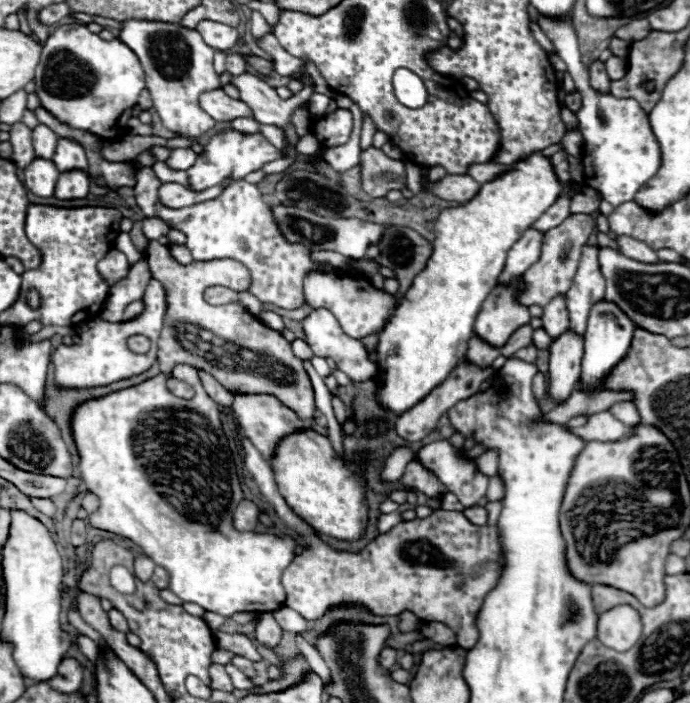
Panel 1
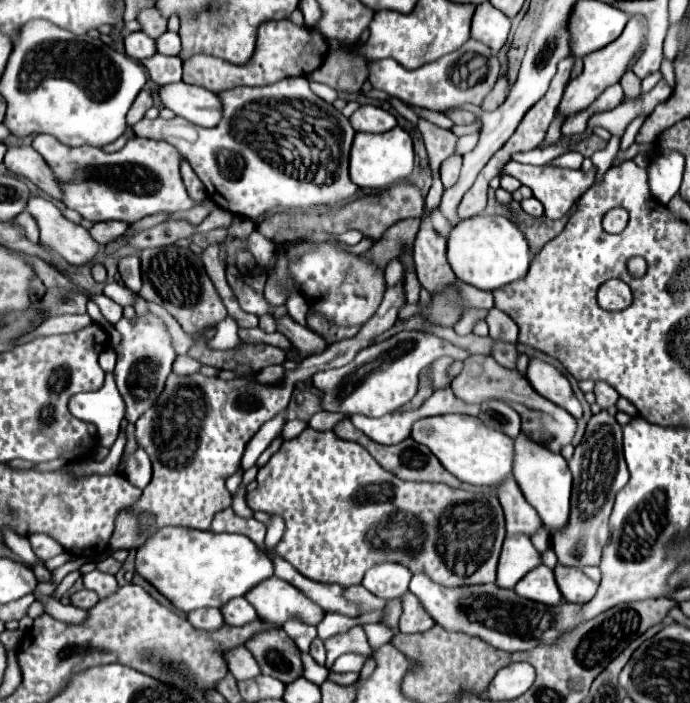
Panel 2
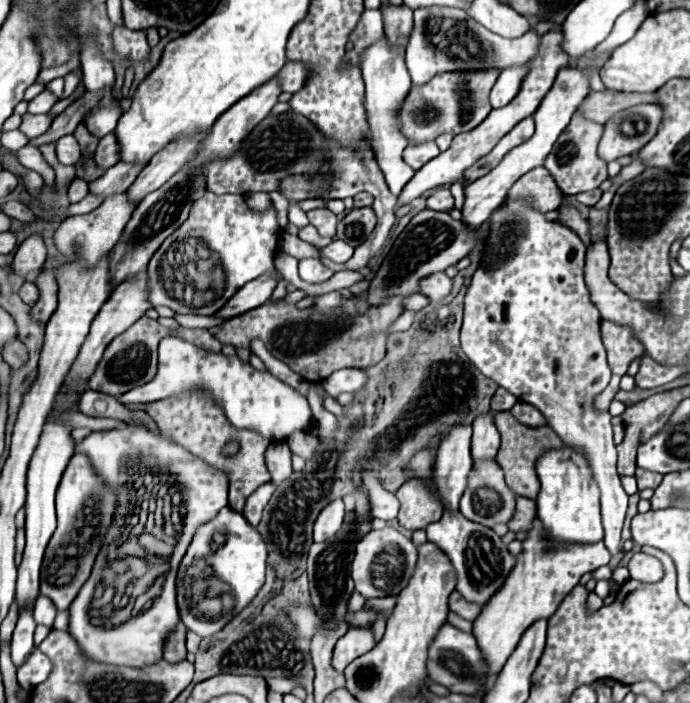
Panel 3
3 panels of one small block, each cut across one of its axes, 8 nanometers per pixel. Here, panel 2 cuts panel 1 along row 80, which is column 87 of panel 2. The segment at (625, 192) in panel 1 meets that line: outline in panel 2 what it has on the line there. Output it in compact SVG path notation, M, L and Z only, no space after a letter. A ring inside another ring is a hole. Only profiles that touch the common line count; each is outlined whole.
M92 570L88 574L82 576L84 578L84 586L92 592L98 594L100 600L108 598L114 594L114 590L118 590L118 582L112 574L106 574L106 572L100 572L100 570Z

